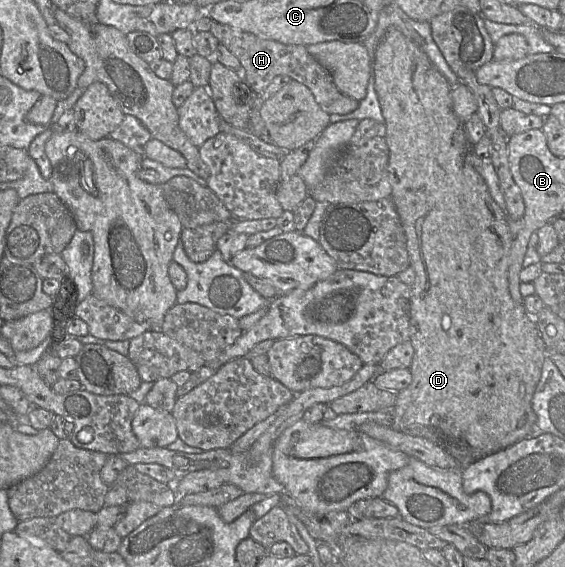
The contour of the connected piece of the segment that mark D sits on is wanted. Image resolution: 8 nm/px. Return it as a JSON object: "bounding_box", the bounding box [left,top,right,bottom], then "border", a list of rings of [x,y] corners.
{"bounding_box":[374,28,546,460],"border":[[[390,28],[383,39],[379,42],[374,59],[374,75],[375,75],[375,90],[378,96],[379,104],[381,107],[382,115],[385,119],[386,126],[386,141],[389,147],[389,163],[388,163],[388,171],[389,171],[389,180],[392,186],[391,199],[393,200],[398,215],[400,217],[406,239],[407,239],[407,250],[410,258],[410,266],[415,271],[415,281],[411,288],[411,298],[410,298],[410,342],[414,348],[414,355],[412,359],[412,363],[410,366],[410,371],[412,374],[412,382],[411,384],[397,392],[395,406],[393,407],[392,414],[395,420],[395,426],[410,426],[410,425],[422,425],[424,427],[428,427],[434,430],[442,439],[447,441],[451,441],[450,446],[458,447],[459,449],[463,449],[468,451],[472,458],[475,460],[485,457],[487,455],[496,453],[500,450],[508,448],[517,442],[526,439],[532,436],[536,432],[536,414],[532,409],[532,397],[536,390],[536,387],[541,378],[541,371],[543,362],[546,357],[546,346],[544,341],[538,331],[537,325],[533,317],[531,317],[525,310],[523,304],[519,304],[515,302],[509,291],[509,281],[508,281],[508,268],[509,268],[509,255],[511,251],[512,241],[514,236],[511,233],[508,224],[508,215],[506,212],[496,203],[496,201],[492,198],[489,188],[483,179],[483,177],[476,171],[476,169],[469,162],[469,153],[473,150],[473,146],[469,144],[468,132],[465,127],[465,123],[461,121],[457,115],[455,114],[452,108],[452,99],[451,99],[451,88],[452,86],[449,84],[447,79],[441,74],[438,69],[432,64],[429,60],[426,53],[410,38],[405,36],[400,30],[395,28]]]}

